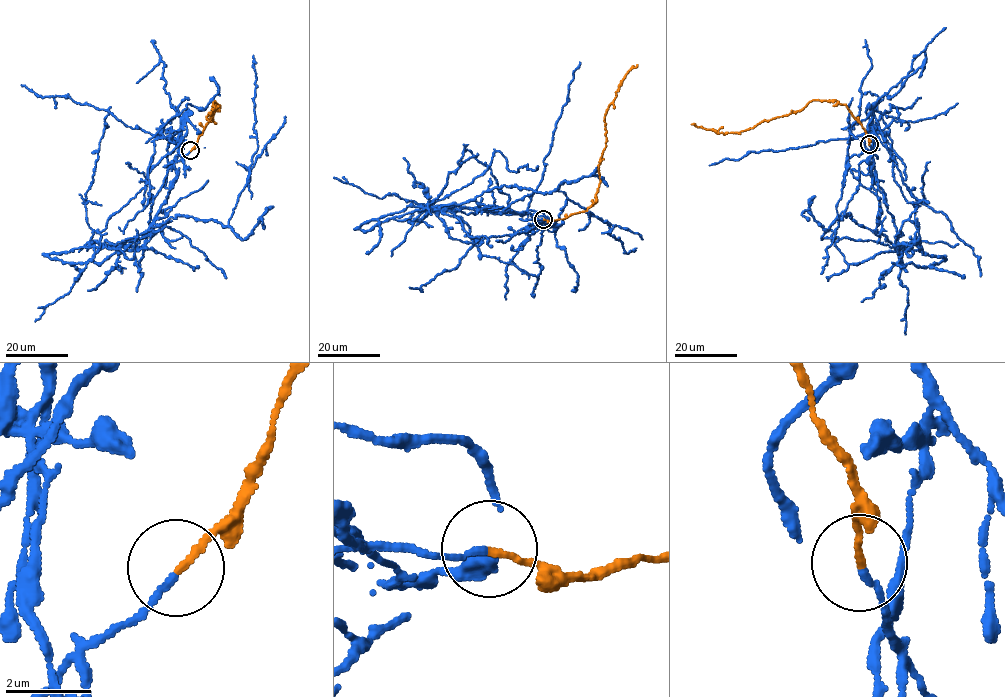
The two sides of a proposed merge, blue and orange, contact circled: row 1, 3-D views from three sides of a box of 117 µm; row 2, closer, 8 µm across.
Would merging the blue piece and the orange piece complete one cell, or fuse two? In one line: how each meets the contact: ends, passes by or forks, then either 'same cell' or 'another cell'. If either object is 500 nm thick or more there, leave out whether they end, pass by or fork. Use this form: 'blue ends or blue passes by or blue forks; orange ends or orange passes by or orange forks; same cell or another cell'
blue ends; orange ends; another cell

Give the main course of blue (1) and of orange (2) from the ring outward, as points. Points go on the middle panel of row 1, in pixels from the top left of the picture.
1: (543, 219), (529, 210), (419, 210), (505, 185), (556, 190), (610, 226), (624, 253), (636, 250)
2: (544, 219), (564, 219), (584, 211), (595, 201), (600, 158), (605, 146), (606, 111), (626, 73), (637, 64)

